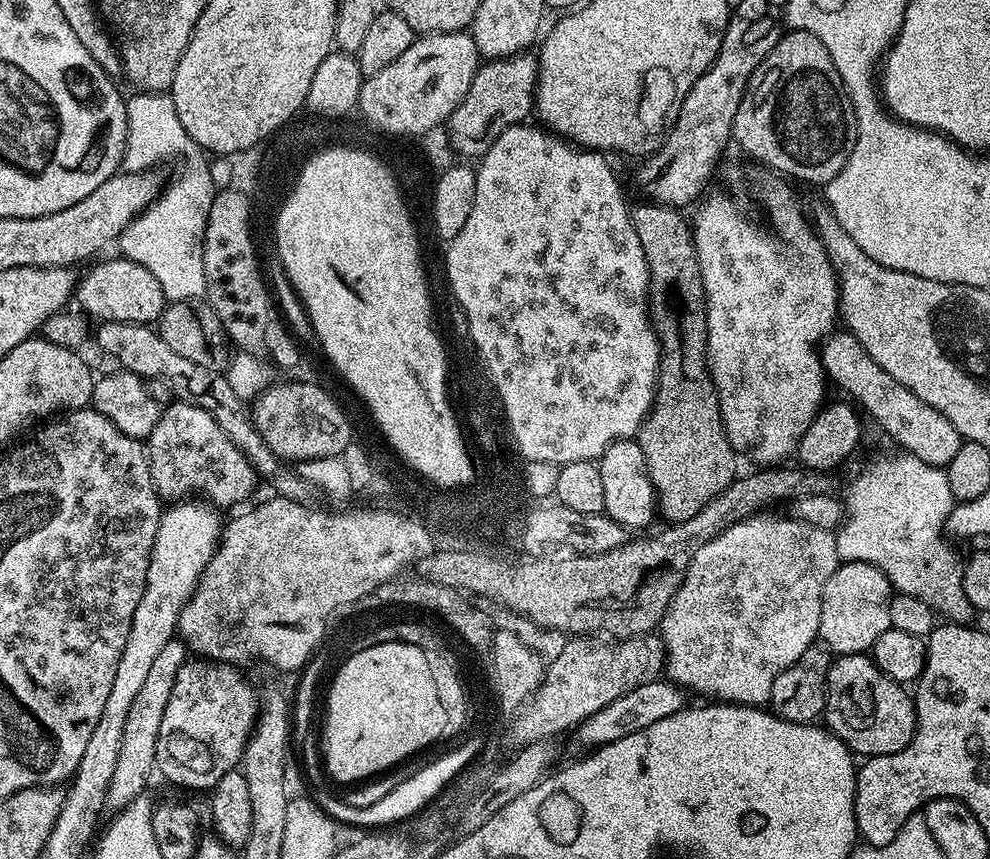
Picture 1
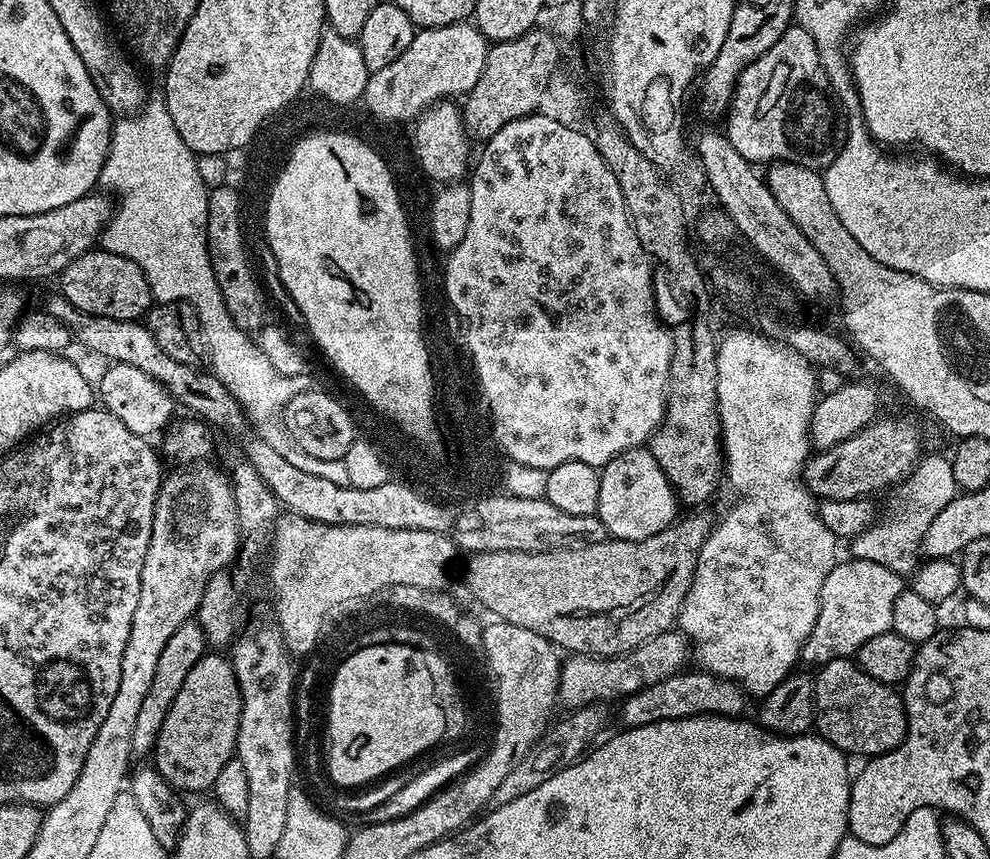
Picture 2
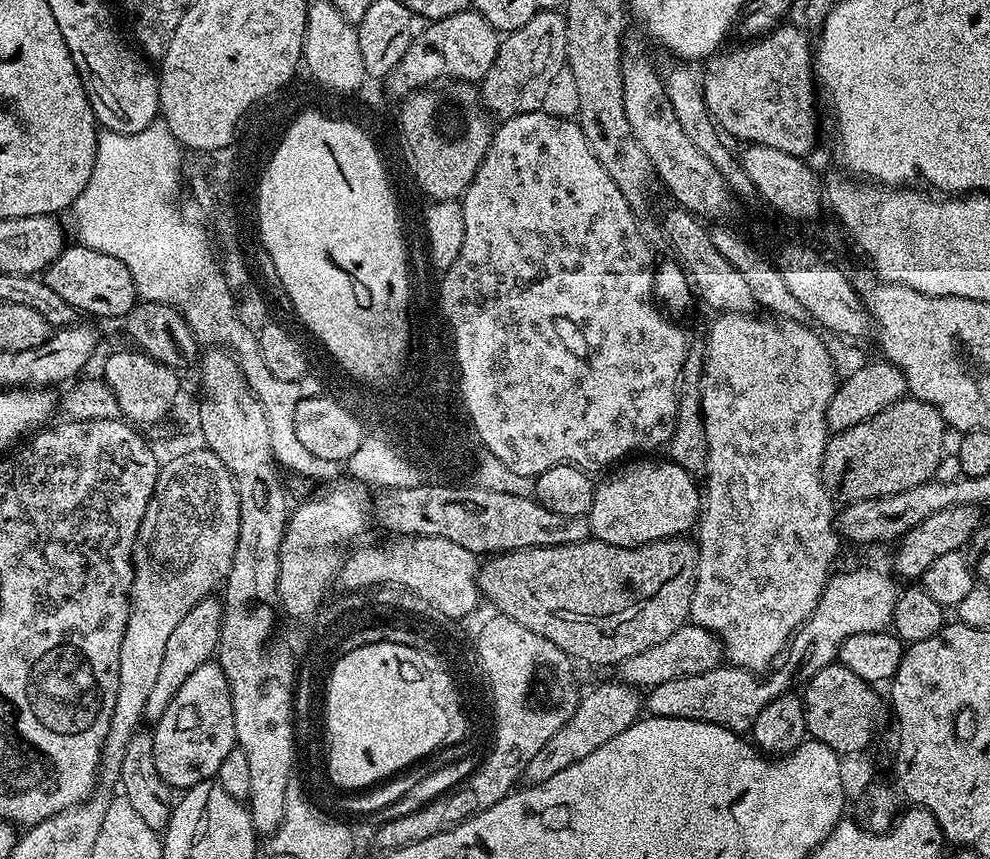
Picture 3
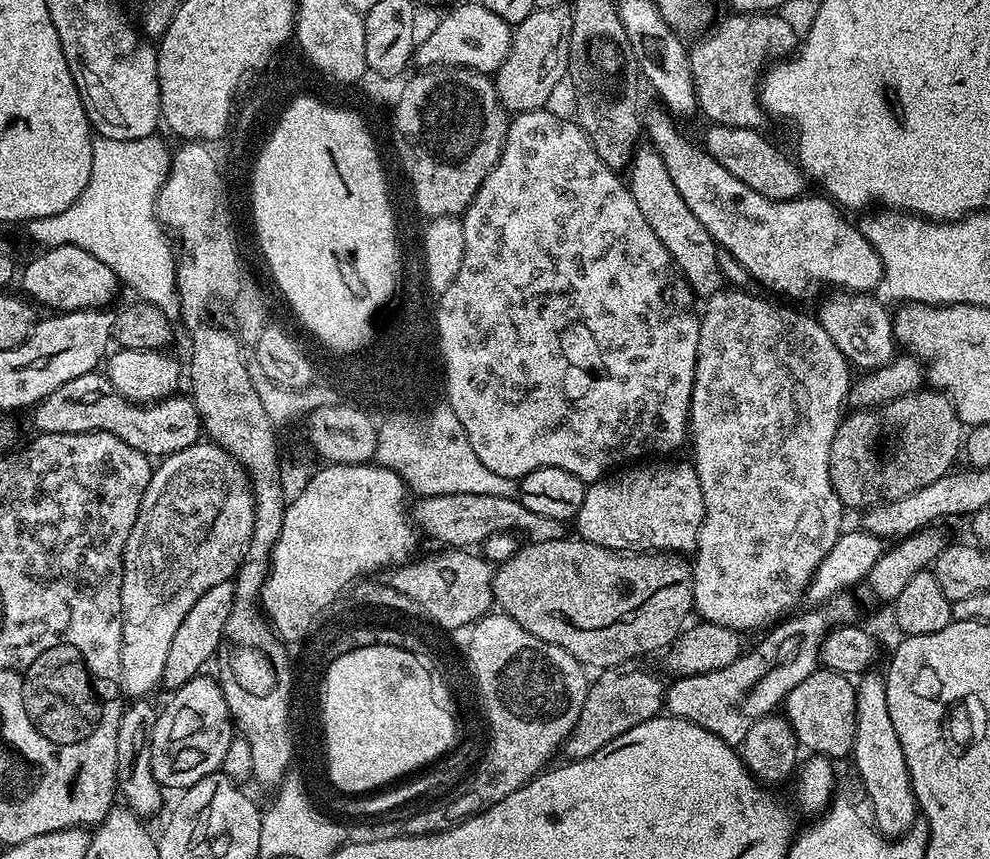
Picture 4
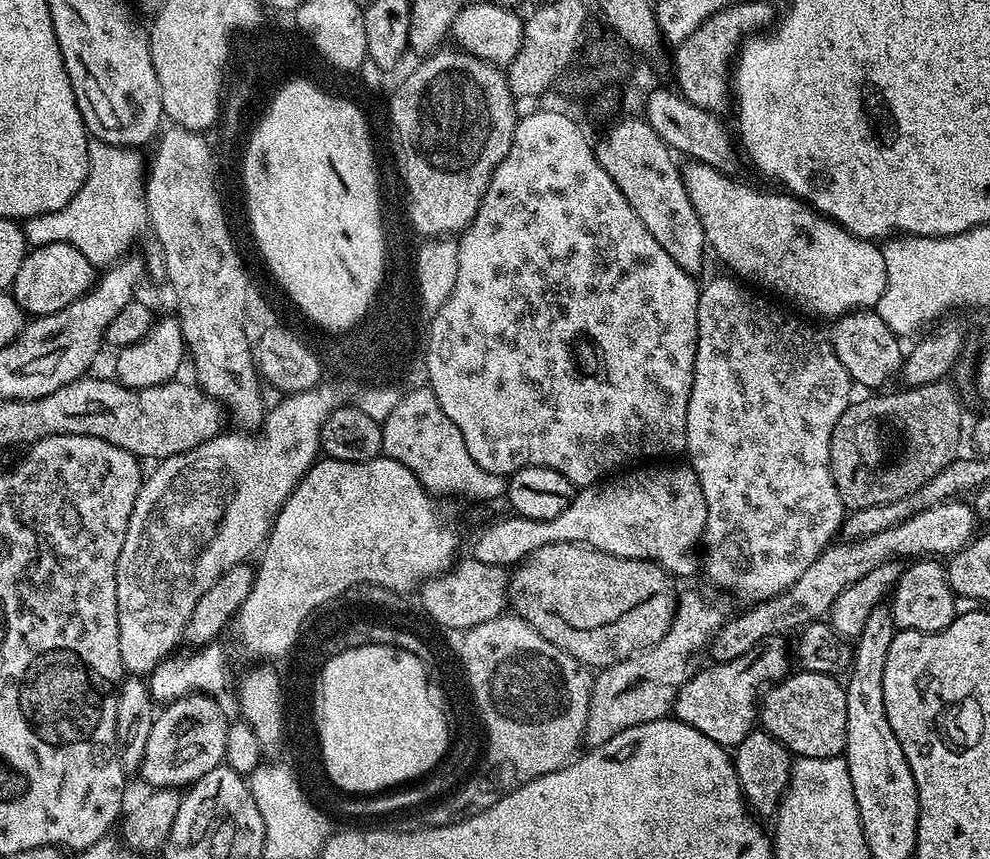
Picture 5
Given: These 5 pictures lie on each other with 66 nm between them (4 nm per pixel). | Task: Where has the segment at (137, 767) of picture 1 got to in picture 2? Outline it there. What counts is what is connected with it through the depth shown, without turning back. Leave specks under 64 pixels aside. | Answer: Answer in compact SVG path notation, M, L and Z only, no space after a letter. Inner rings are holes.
M195 619L187 620L182 626L178 626L178 630L174 630L170 642L166 642L166 647L162 649L162 655L158 658L158 666L154 666L154 680L150 682L150 690L147 691L146 698L143 699L142 706L138 709L138 718L134 721L132 750L137 757L144 756L147 752L149 755L155 749L156 740L166 722L166 714L174 698L178 698L178 690L182 690L182 682L186 682L186 674L194 670L196 663L205 654L204 631L200 629Z

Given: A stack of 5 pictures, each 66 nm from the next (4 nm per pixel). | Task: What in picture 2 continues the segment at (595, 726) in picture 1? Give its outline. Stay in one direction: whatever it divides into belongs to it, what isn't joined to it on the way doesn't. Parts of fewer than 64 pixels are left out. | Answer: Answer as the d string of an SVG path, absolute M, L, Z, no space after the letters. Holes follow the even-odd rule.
M703 670L688 671L675 672L670 678L662 678L662 682L654 682L654 686L640 688L634 695L627 697L621 703L624 704L620 708L620 720L624 723L621 725L625 729L630 729L638 726L650 726L654 722L681 720L691 716L735 716L740 718L745 715L744 700L746 701L746 693L739 684L735 684L732 680L724 680L721 676L714 676L712 673Z

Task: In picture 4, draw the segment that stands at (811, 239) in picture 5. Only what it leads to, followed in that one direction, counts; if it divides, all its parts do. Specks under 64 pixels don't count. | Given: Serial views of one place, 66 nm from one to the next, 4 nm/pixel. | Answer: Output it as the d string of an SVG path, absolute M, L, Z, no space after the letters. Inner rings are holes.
M655 106L642 120L642 128L649 136L651 147L666 162L666 170L670 179L678 189L678 194L686 198L686 206L706 226L713 240L721 249L724 248L757 280L776 292L781 292L789 301L804 300L812 296L823 284L833 284L831 287L845 292L871 293L879 289L884 279L884 267L870 242L865 238L855 223L847 220L845 213L837 205L823 195L801 195L794 200L771 200L762 198L746 182L738 182L734 174L730 174L715 158L703 147L691 144L686 137L677 130L673 117L663 107Z

